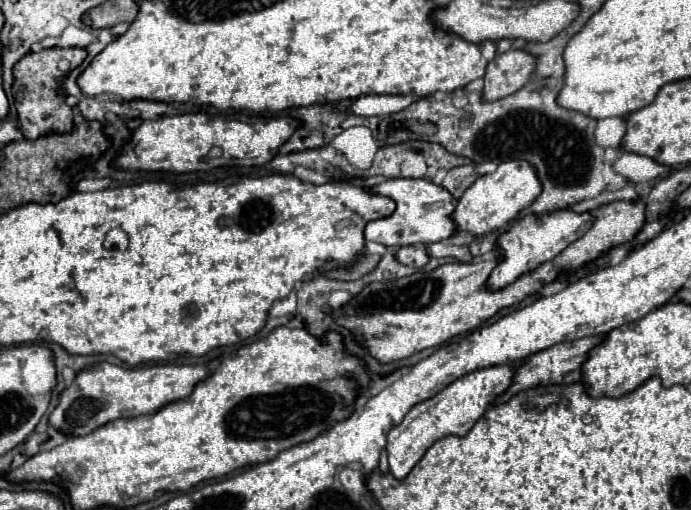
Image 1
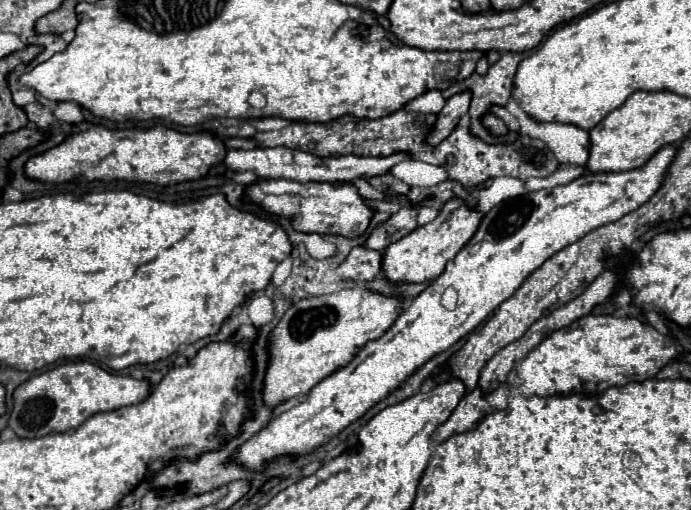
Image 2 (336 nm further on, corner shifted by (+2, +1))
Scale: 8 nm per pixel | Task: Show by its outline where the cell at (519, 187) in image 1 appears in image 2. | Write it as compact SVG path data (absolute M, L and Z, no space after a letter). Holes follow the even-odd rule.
M462 198L448 200L442 206L440 214L430 224L412 230L398 242L390 244L390 248L386 248L386 256L382 262L386 278L392 282L434 280L436 276L440 276L444 272L446 262L450 262L464 248L464 244L468 244L468 240L476 234L482 218L484 216L480 216L480 212L470 208Z

